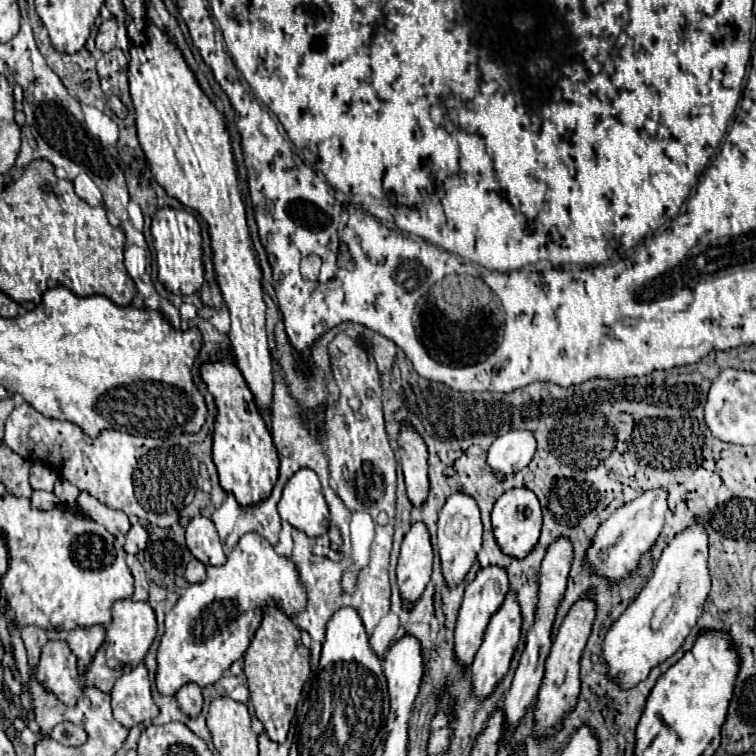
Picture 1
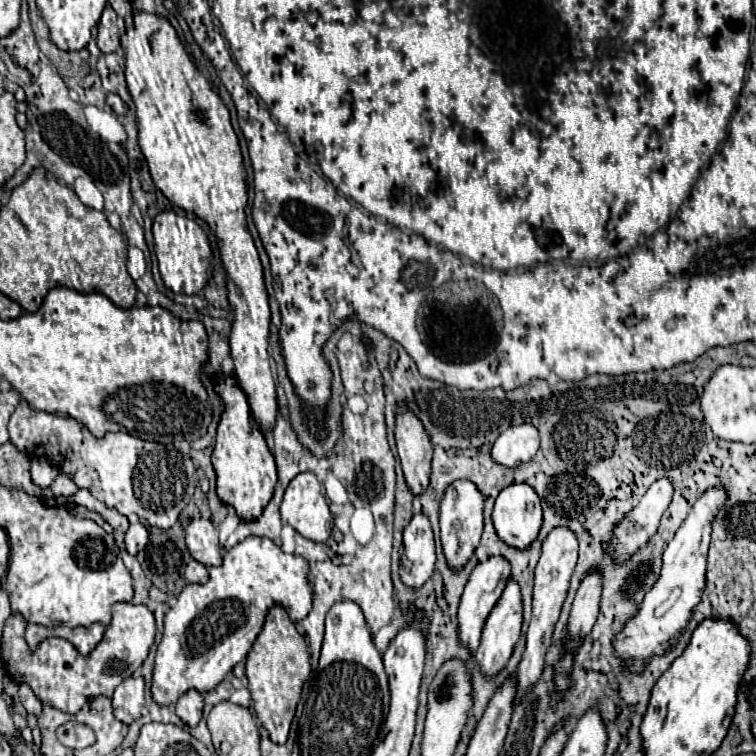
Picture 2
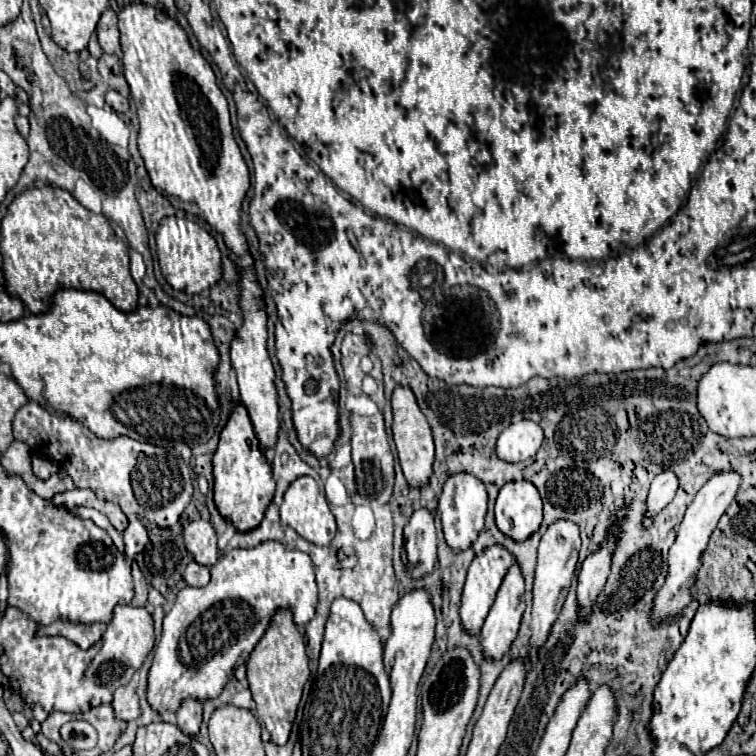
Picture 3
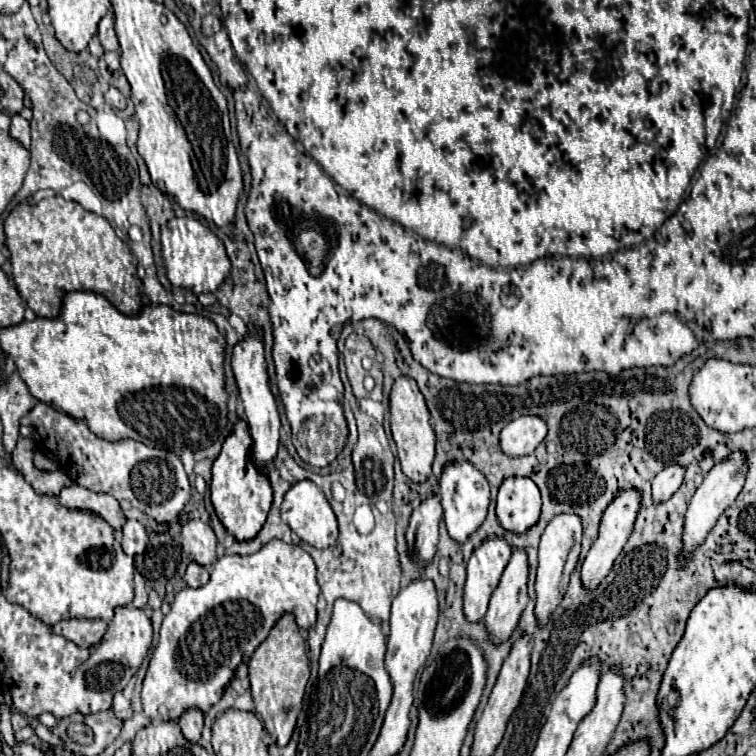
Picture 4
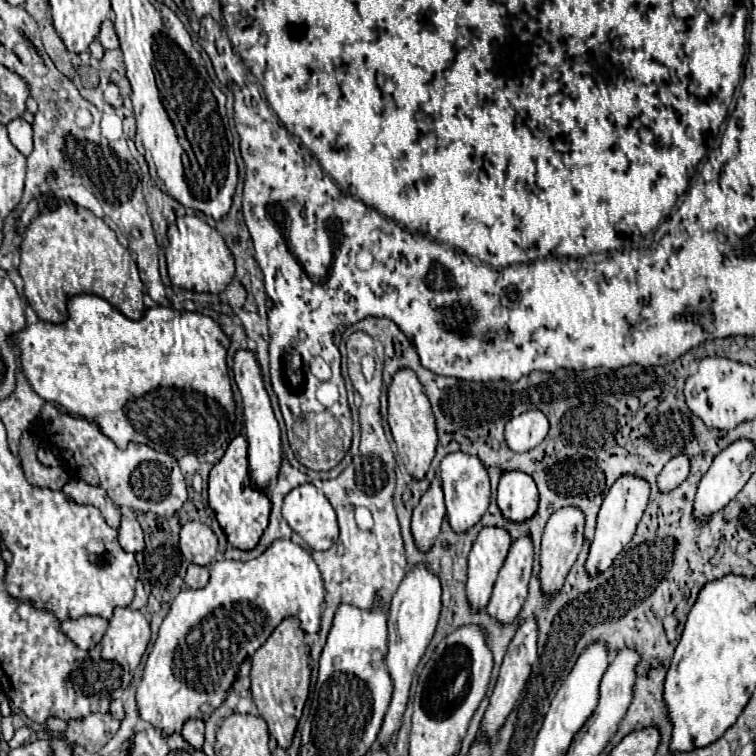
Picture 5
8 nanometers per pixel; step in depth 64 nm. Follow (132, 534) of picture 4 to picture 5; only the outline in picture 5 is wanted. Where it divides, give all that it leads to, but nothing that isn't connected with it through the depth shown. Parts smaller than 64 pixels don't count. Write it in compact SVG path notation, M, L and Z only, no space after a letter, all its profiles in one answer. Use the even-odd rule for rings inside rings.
M122 516L122 522L118 526L118 542L126 552L140 552L144 550L144 534L136 518Z

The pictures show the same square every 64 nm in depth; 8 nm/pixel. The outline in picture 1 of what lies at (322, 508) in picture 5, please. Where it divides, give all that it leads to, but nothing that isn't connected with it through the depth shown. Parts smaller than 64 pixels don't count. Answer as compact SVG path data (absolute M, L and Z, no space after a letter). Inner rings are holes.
M302 468L284 486L280 504L280 518L310 538L318 538L328 530L330 514L322 496L322 486L314 470Z

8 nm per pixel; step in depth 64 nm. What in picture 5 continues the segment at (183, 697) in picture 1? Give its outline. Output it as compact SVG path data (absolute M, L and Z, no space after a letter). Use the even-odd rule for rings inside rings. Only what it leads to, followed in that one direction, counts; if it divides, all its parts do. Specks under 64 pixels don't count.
M188 720L182 728L182 738L196 750L202 750L204 744L204 722L202 720Z

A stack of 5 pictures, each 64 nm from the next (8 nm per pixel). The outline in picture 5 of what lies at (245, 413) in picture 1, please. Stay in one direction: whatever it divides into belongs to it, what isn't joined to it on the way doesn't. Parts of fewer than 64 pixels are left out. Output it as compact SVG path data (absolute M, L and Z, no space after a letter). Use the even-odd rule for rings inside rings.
M238 436L226 448L222 460L212 468L208 480L208 504L216 514L220 528L224 530L228 542L238 550L254 550L268 528L270 518L270 500L264 492L256 492L250 484L248 458L246 458L246 440Z

